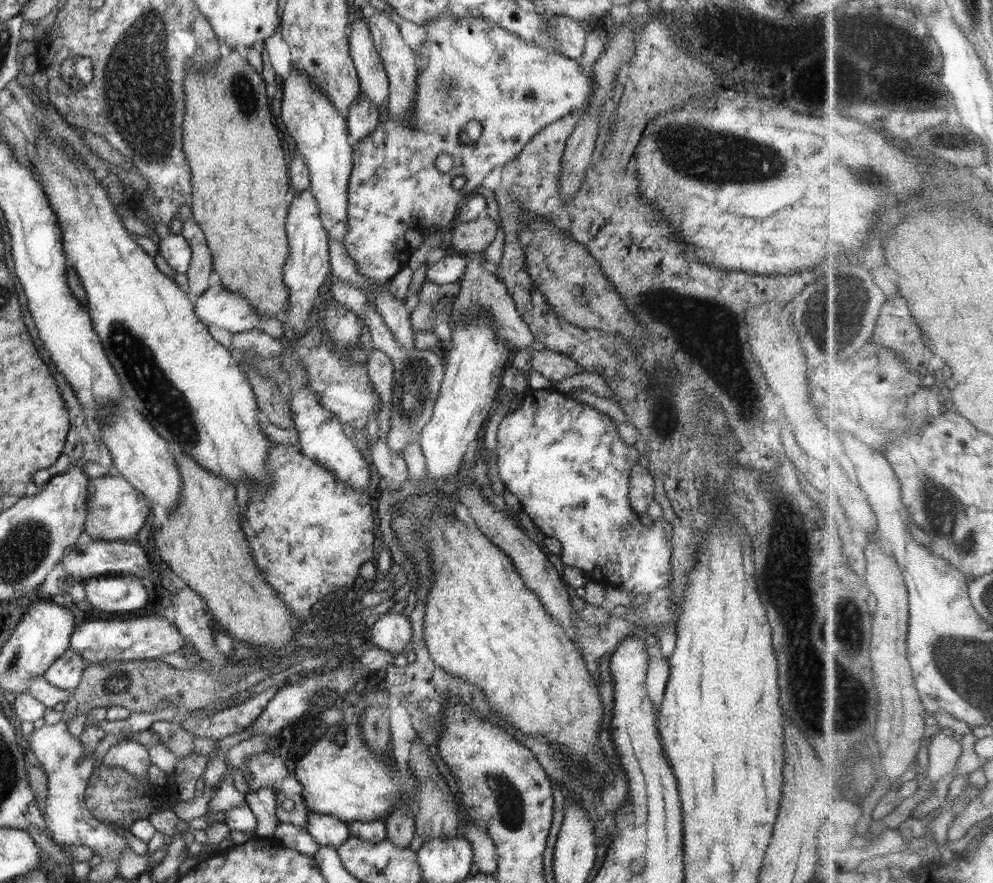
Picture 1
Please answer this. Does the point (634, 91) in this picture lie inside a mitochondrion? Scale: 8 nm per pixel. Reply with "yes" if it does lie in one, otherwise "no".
no

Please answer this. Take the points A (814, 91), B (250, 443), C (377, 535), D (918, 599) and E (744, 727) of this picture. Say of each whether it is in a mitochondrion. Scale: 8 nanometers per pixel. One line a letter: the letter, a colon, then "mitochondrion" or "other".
A: other
B: other
C: other
D: other
E: other

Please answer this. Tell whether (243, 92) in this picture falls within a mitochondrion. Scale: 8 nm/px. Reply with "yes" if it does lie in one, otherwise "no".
yes

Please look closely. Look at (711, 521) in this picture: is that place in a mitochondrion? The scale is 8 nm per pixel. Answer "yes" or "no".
no

